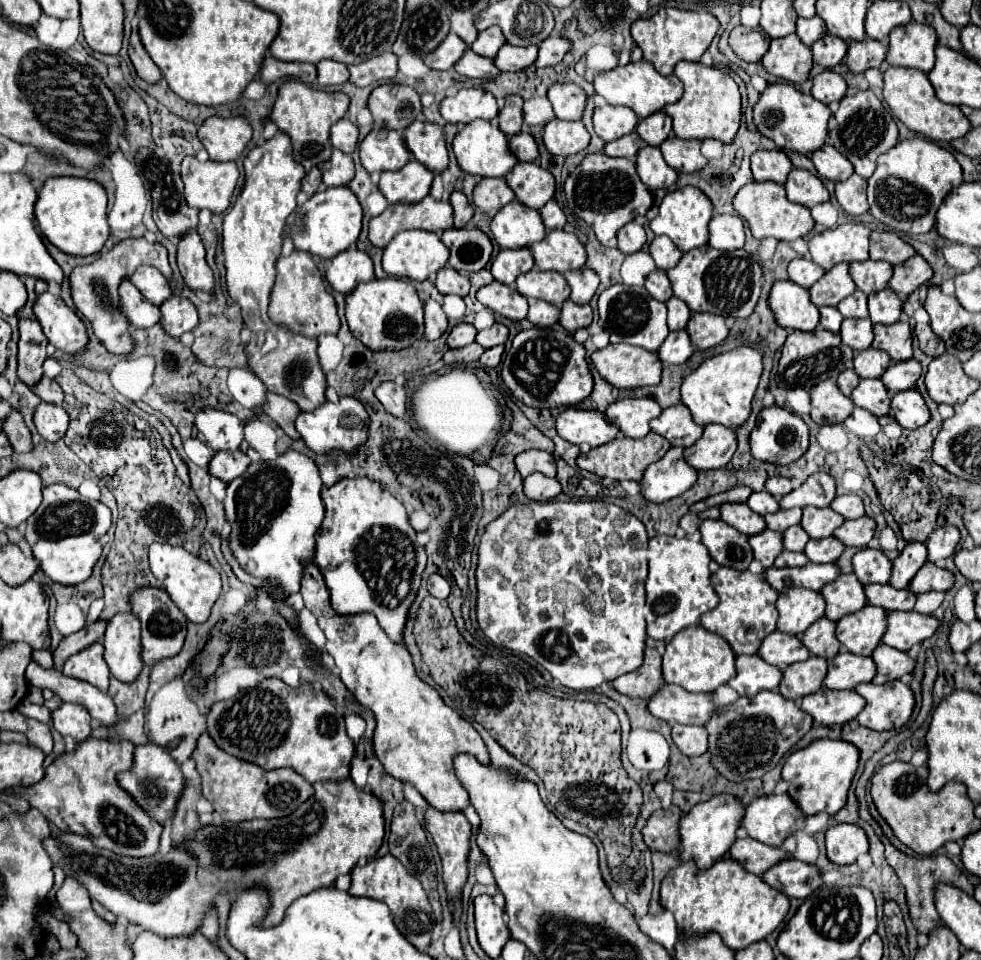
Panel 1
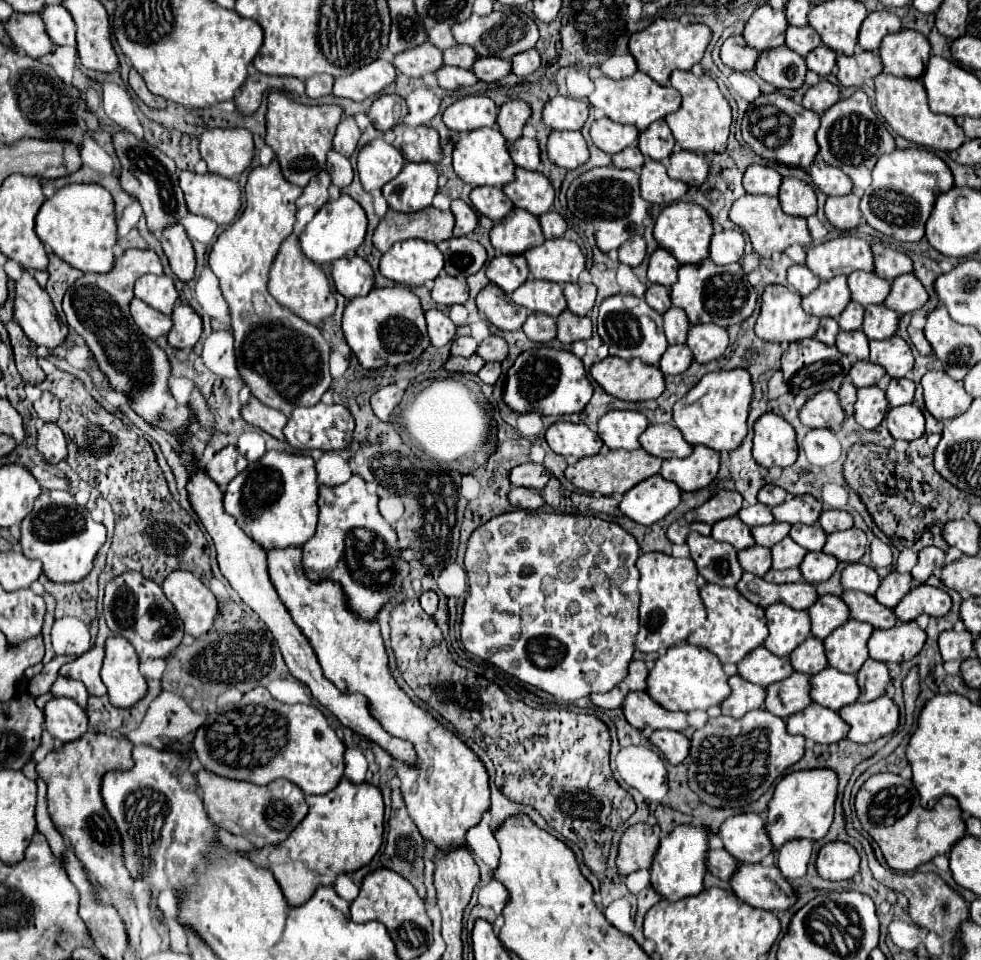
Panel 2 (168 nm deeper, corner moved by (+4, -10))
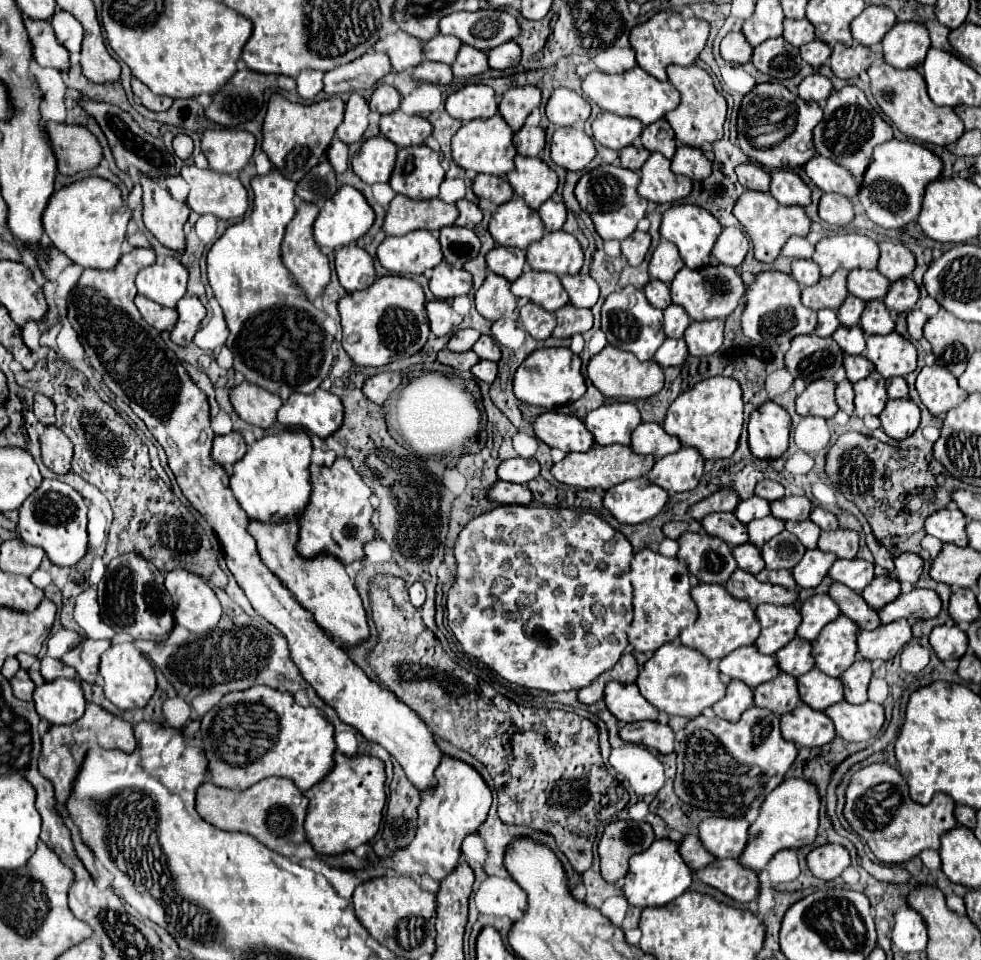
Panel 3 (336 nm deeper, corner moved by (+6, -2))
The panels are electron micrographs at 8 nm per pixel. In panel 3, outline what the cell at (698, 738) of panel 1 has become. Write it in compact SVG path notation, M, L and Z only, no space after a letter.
M652 720L622 724L620 736L626 742L644 744L648 748L658 750L660 754L672 754L674 752L674 732L666 724L656 724Z

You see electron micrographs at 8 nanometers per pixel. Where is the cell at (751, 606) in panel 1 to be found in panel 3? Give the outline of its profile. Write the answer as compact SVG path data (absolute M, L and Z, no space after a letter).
M698 584L696 588L692 588L690 594L694 598L696 606L698 606L700 616L694 622L692 628L686 628L686 630L680 632L680 642L684 646L700 650L710 660L722 660L732 650L756 642L756 638L760 634L760 622L756 618L754 608L746 600L738 600L732 594L728 594L724 584L722 586L718 586L718 584Z

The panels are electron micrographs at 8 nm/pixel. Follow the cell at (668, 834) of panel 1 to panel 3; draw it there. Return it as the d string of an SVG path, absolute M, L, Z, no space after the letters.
M610 822L598 844L600 870L608 882L618 882L628 872L628 858L654 842L654 830L646 822Z

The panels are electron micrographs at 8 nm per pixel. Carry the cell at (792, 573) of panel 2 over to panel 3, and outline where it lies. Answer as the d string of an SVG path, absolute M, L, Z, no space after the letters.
M762 570L756 578L762 580L762 582L770 582L770 584L786 586L786 588L790 588L790 590L796 588L796 582L794 582L790 570Z

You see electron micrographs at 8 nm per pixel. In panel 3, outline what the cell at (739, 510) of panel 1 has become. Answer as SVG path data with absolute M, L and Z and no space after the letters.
M714 512L702 520L702 526L710 536L722 536L730 546L748 542L746 526L732 512Z

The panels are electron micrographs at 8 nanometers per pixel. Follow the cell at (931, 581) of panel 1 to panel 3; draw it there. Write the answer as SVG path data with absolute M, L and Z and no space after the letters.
M912 588L906 594L900 594L894 602L890 602L888 606L884 606L878 614L882 618L882 624L900 620L900 618L934 618L938 616L942 608L942 600L934 590L926 590L926 588Z

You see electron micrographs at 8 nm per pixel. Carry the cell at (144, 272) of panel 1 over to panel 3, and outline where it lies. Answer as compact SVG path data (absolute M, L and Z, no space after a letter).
M166 258L164 262L142 268L136 276L136 288L138 294L148 296L162 306L176 308L176 302L186 292L186 280L188 270L178 260Z

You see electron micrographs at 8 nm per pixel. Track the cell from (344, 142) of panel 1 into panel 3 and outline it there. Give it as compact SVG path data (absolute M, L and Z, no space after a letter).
M352 92L350 100L346 102L344 120L336 128L336 136L346 144L358 142L362 138L366 126L368 126L368 114L370 114L370 108L368 108L366 100L360 94Z

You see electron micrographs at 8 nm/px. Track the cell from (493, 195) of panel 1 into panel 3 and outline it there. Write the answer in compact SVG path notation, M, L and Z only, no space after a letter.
M478 174L474 178L472 192L478 198L490 200L496 206L512 200L512 196L514 196L514 190L512 190L512 186L508 184L506 178L502 178L502 176L488 176L488 174Z

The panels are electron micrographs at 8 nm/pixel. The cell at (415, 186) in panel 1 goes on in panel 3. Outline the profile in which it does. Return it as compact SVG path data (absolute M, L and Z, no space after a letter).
M410 146L398 150L396 168L390 176L390 186L396 194L412 200L430 200L438 196L438 186L444 180L444 168L438 154L428 146Z

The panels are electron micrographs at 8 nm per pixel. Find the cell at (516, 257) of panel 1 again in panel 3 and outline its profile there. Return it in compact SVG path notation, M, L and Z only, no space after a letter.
M496 246L494 250L490 250L486 254L486 264L488 268L498 274L504 276L506 280L514 282L522 270L524 270L524 262L526 262L526 254L522 250L514 250L514 248L504 248L504 246Z

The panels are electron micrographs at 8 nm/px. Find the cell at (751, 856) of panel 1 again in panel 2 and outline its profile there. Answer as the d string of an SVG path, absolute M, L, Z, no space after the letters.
M709 842L709 849L708 858L706 858L708 872L720 880L728 880L734 874L738 862L726 852L723 844L722 846L710 846Z

